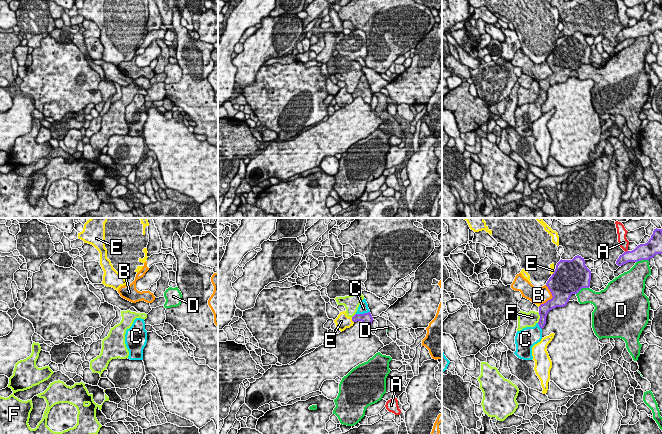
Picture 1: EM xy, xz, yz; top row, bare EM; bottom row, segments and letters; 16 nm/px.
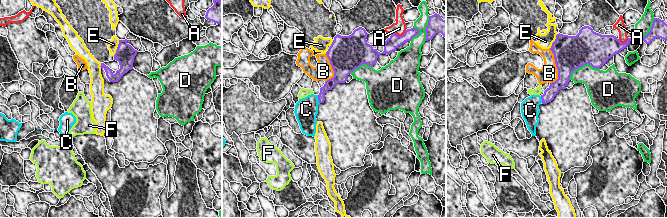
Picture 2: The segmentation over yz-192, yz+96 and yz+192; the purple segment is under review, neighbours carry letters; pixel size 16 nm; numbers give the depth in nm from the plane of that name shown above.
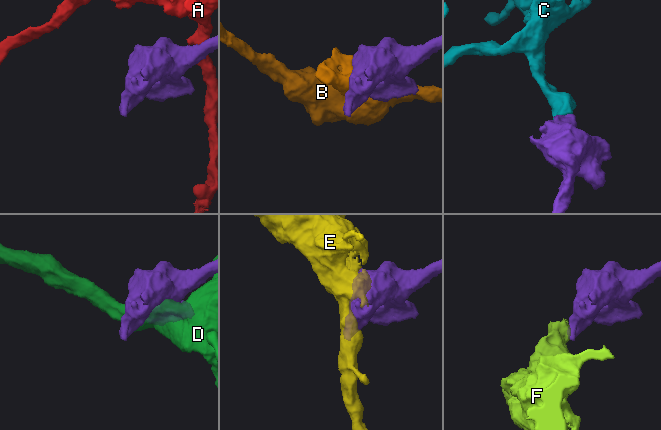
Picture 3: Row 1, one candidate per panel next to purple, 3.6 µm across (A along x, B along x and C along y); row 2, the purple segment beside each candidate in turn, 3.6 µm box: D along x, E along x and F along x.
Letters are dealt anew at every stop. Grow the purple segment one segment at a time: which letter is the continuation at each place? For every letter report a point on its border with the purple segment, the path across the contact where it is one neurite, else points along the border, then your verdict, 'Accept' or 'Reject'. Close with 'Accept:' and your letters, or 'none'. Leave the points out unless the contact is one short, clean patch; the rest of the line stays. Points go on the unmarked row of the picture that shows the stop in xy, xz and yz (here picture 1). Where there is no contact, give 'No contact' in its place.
A: Touches purple at yz (626, 27). Boundary: yz (627, 26), (625, 28). Reject
B: Touches purple at yz (552, 73). Reject
C: Touches purple at xz (362, 90). Path across: xz (366, 94), (362, 90), (363, 84). Accept
D: Touches purple at yz (642, 35). Reject
E: Touches purple at xz (352, 96). Reject
F: Touches purple at yz (540, 94). Boundary: yz (539, 89), (539, 96), (537, 98). Reject
Accept: C

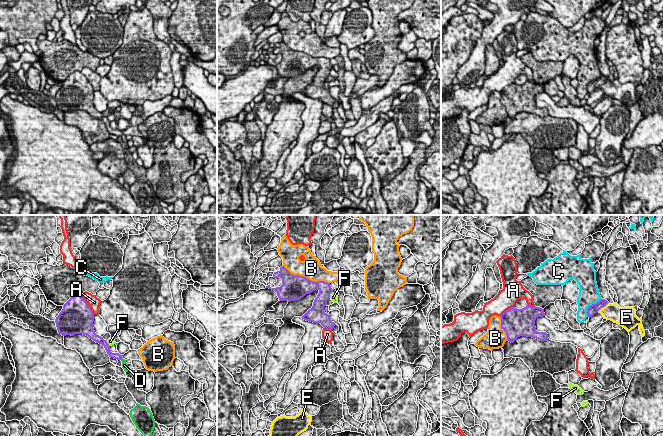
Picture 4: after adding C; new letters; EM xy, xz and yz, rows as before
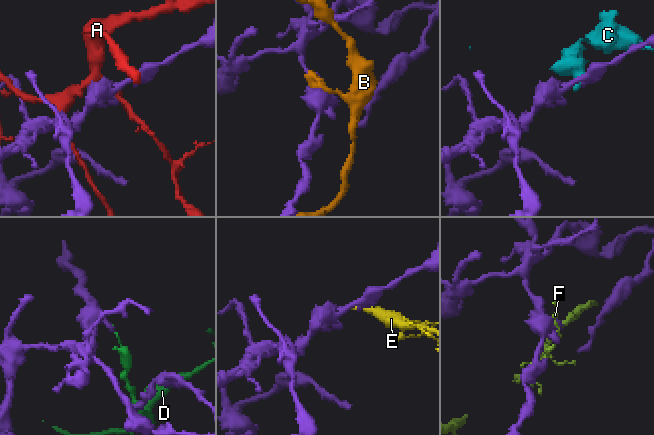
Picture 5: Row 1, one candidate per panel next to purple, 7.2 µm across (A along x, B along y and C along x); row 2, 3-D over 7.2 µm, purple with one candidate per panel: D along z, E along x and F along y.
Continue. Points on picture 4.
A: Touches purple at xy (88, 81). Reject
B: Touches purple at xz (305, 53). Reject
C: Touches purple at yz (591, 81). Reject
D: Touches purple at xy (121, 133). Reject
E: Touches purple at yz (602, 83). Boundary: yz (608, 78), (597, 87). Reject
F: Touches purple at xz (329, 71). Reject
Accept: none

